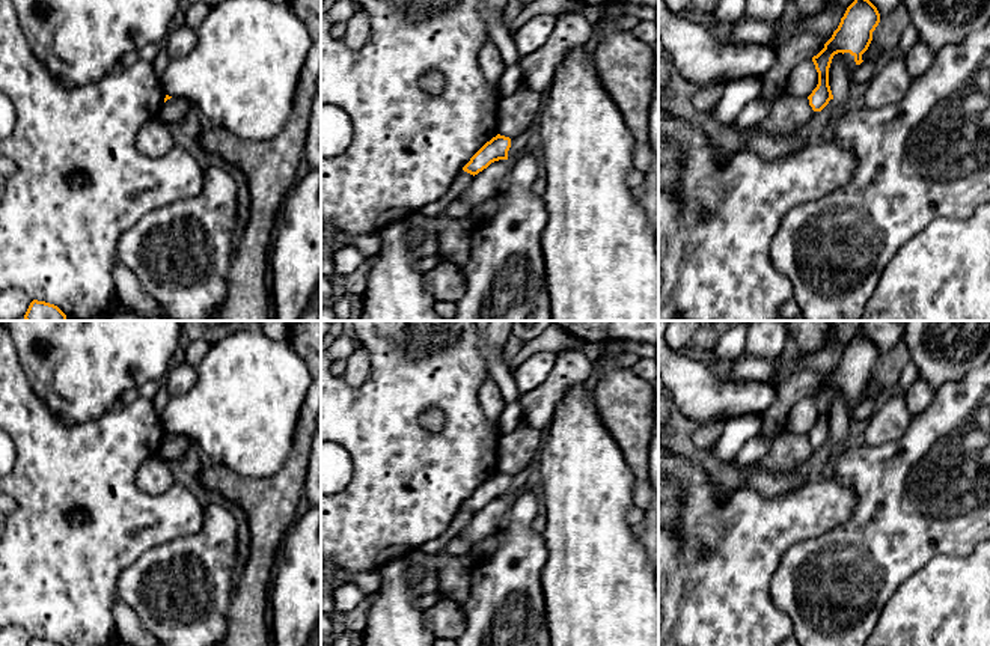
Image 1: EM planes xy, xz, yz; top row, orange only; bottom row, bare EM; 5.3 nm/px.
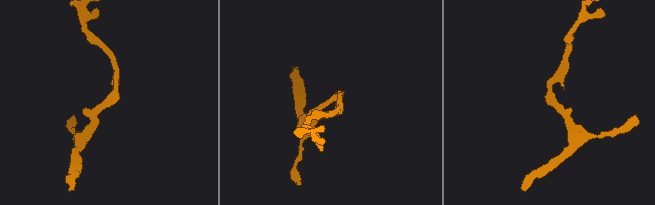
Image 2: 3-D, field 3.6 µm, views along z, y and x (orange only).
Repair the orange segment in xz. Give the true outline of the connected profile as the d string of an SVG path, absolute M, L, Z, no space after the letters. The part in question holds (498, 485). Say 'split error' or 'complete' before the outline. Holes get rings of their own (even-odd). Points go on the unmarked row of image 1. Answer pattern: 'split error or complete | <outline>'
complete | M497 471L470 495L470 498L463 504L463 507L475 513L484 506L487 506L491 500L499 497L508 497L509 485L511 476Z

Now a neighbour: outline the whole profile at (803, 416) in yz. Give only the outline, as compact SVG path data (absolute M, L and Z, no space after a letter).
M812 396L799 399L788 414L785 431L808 435L818 422L818 410Z

